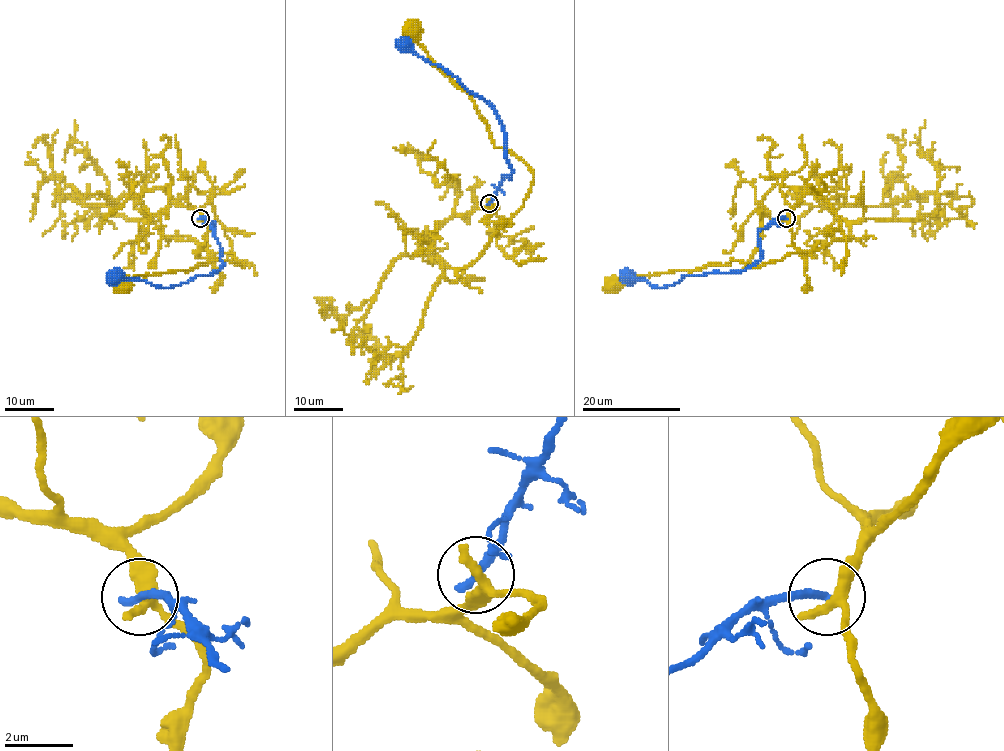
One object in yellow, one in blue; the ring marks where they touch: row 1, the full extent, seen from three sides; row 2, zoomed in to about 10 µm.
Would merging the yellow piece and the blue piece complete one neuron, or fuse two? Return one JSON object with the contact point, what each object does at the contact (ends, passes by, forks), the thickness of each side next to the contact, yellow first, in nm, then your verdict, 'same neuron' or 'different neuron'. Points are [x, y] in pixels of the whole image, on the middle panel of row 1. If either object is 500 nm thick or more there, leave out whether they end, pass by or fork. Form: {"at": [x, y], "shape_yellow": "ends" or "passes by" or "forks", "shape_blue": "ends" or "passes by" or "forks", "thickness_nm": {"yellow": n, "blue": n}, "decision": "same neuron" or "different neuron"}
{"at": [489, 203], "shape_yellow": "passes by", "shape_blue": "ends", "thickness_nm": {"yellow": 360, "blue": 320}, "decision": "different neuron"}

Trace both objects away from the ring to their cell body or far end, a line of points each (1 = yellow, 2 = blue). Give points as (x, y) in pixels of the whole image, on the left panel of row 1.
1: (201, 218), (209, 226), (199, 256), (231, 252), (244, 266), (208, 261), (190, 271), (134, 276), (127, 286)
2: (201, 218), (204, 218), (220, 247), (223, 261), (217, 273), (198, 274), (166, 287), (117, 276)

